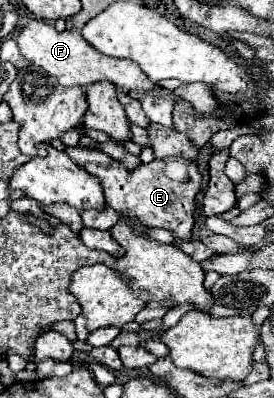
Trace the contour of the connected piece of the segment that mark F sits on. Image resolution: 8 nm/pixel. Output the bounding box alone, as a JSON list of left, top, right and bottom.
[17,17,159,93]

